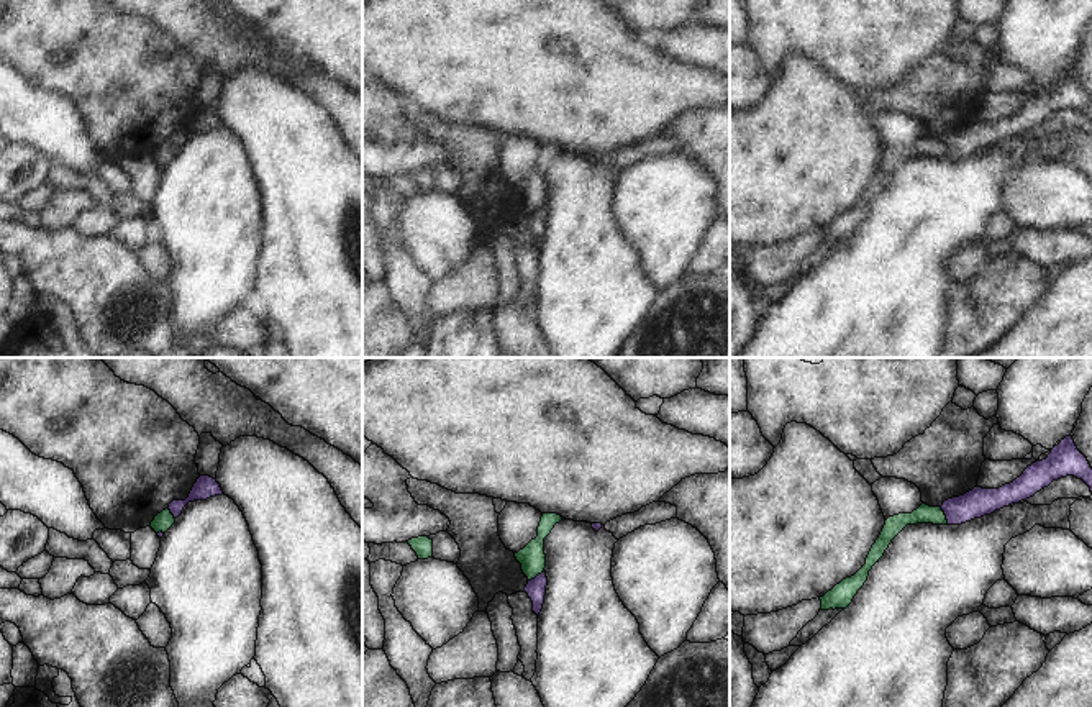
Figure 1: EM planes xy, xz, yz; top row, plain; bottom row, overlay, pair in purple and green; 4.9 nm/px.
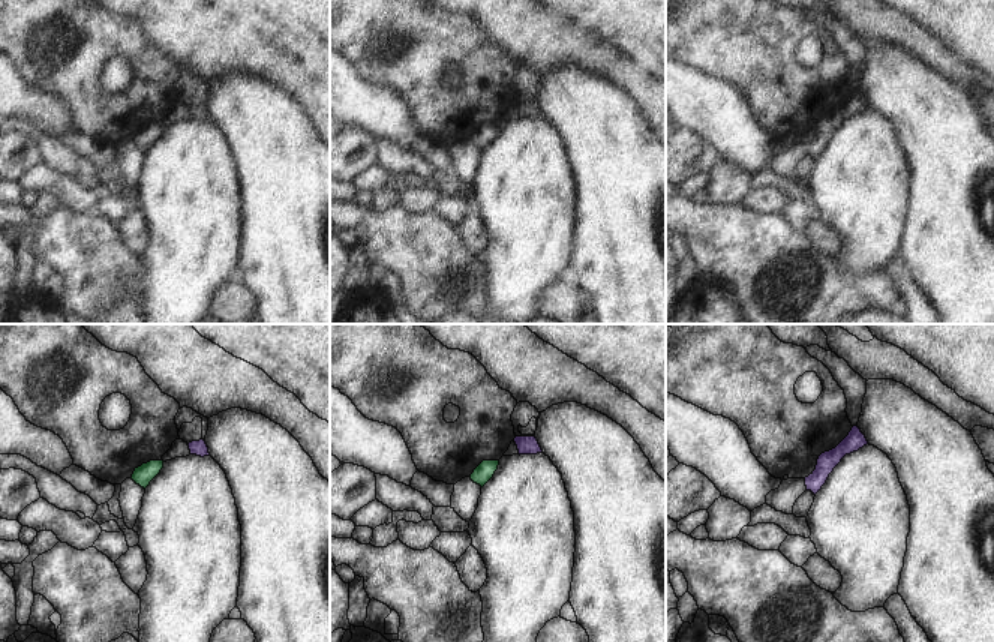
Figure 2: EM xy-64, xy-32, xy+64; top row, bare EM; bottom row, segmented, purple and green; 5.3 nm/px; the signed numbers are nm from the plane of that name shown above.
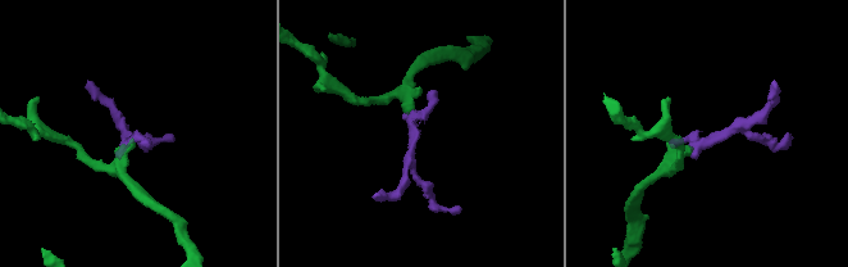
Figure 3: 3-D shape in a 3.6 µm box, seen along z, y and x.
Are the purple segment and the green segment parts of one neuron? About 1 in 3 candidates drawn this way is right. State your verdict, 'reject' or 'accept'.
reject

